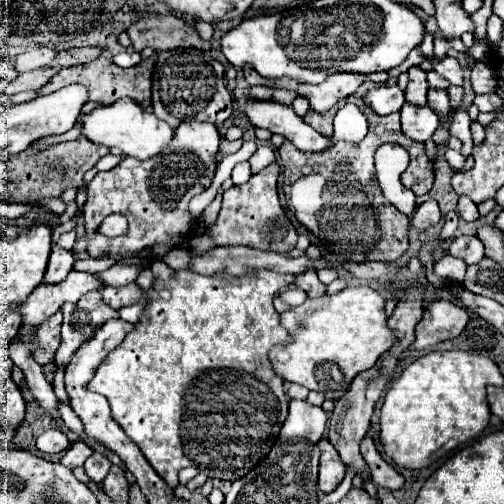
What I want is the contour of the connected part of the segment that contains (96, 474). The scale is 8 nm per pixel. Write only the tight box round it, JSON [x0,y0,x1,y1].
[84,452,112,484]

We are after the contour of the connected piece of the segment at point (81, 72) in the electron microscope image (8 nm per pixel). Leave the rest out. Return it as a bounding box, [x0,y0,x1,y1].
[40,52,154,108]

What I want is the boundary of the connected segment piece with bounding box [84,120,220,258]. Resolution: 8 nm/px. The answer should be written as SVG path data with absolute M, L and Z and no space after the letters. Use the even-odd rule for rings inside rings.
M182 122L174 130L174 138L162 154L156 154L154 158L148 160L134 160L134 158L122 158L118 166L114 166L108 172L98 172L96 178L88 186L88 200L84 204L84 220L86 220L86 238L88 238L88 254L92 258L100 258L106 254L124 254L124 252L140 252L144 248L154 246L156 242L164 242L176 234L190 234L192 230L192 218L188 214L188 202L196 196L202 194L214 178L216 172L216 154L218 154L218 144L220 144L220 134L214 124L208 122ZM120 212L128 218L128 234L118 236L118 238L108 238L98 232L100 222L108 216Z

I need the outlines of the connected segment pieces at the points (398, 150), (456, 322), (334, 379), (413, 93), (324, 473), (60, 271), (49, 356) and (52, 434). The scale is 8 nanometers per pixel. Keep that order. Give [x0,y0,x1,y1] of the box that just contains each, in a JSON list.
[[375,143,416,216],[412,300,470,350],[268,286,394,400],[406,66,428,106],[318,438,346,492],[42,246,74,284],[34,311,63,366],[36,428,70,454]]

